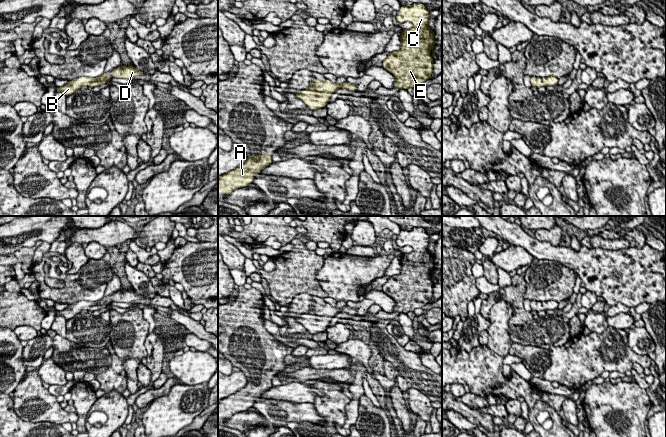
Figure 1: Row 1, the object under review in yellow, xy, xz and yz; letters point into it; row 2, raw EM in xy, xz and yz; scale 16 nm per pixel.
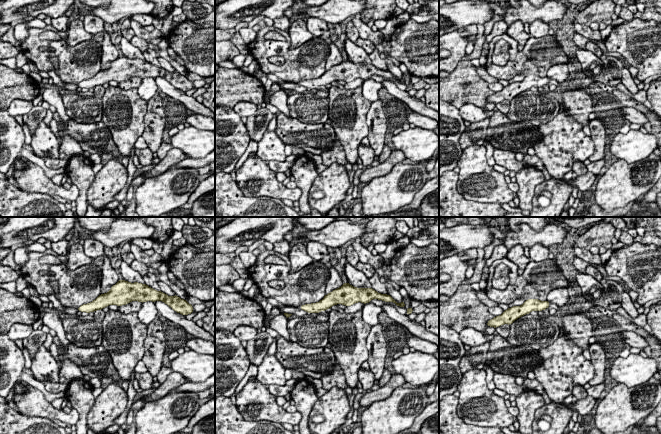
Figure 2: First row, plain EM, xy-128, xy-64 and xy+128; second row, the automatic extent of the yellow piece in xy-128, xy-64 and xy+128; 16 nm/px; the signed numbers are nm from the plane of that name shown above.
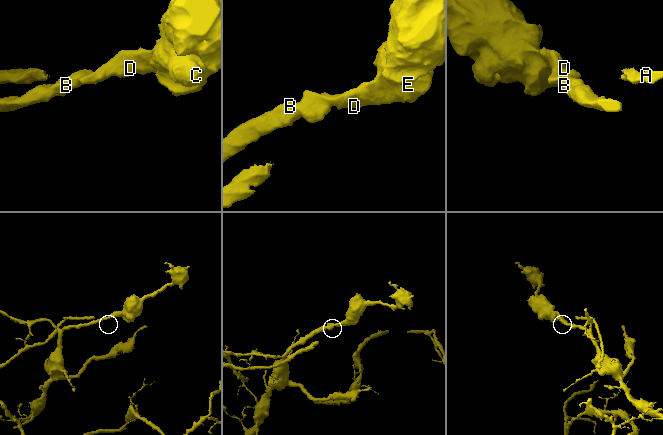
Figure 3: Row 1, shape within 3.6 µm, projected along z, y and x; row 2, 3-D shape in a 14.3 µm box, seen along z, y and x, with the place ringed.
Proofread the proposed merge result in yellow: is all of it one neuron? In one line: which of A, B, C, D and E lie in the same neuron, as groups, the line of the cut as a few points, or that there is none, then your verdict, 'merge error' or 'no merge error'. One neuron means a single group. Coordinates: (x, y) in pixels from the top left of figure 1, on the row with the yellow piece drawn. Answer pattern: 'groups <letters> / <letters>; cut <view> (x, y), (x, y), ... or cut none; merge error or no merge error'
groups A B C D E; cut none; no merge error

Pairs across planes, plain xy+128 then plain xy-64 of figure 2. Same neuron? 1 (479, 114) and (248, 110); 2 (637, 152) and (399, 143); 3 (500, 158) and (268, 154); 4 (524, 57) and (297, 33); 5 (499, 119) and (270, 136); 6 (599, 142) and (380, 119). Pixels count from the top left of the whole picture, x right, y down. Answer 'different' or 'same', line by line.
1: same
2: same
3: same
4: different
5: different
6: same

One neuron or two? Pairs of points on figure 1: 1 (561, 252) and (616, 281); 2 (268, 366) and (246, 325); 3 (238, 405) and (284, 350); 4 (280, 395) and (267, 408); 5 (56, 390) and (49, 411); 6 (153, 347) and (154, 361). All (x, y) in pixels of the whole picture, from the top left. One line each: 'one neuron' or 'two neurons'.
1: one neuron
2: one neuron
3: one neuron
4: two neurons
5: two neurons
6: one neuron

